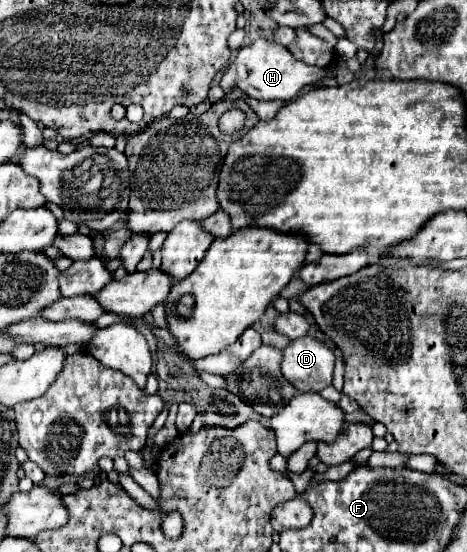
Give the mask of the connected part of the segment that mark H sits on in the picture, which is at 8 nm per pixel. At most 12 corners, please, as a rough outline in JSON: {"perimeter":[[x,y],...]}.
{"perimeter":[[258,39],[220,79],[226,95],[292,101],[334,71]]}

